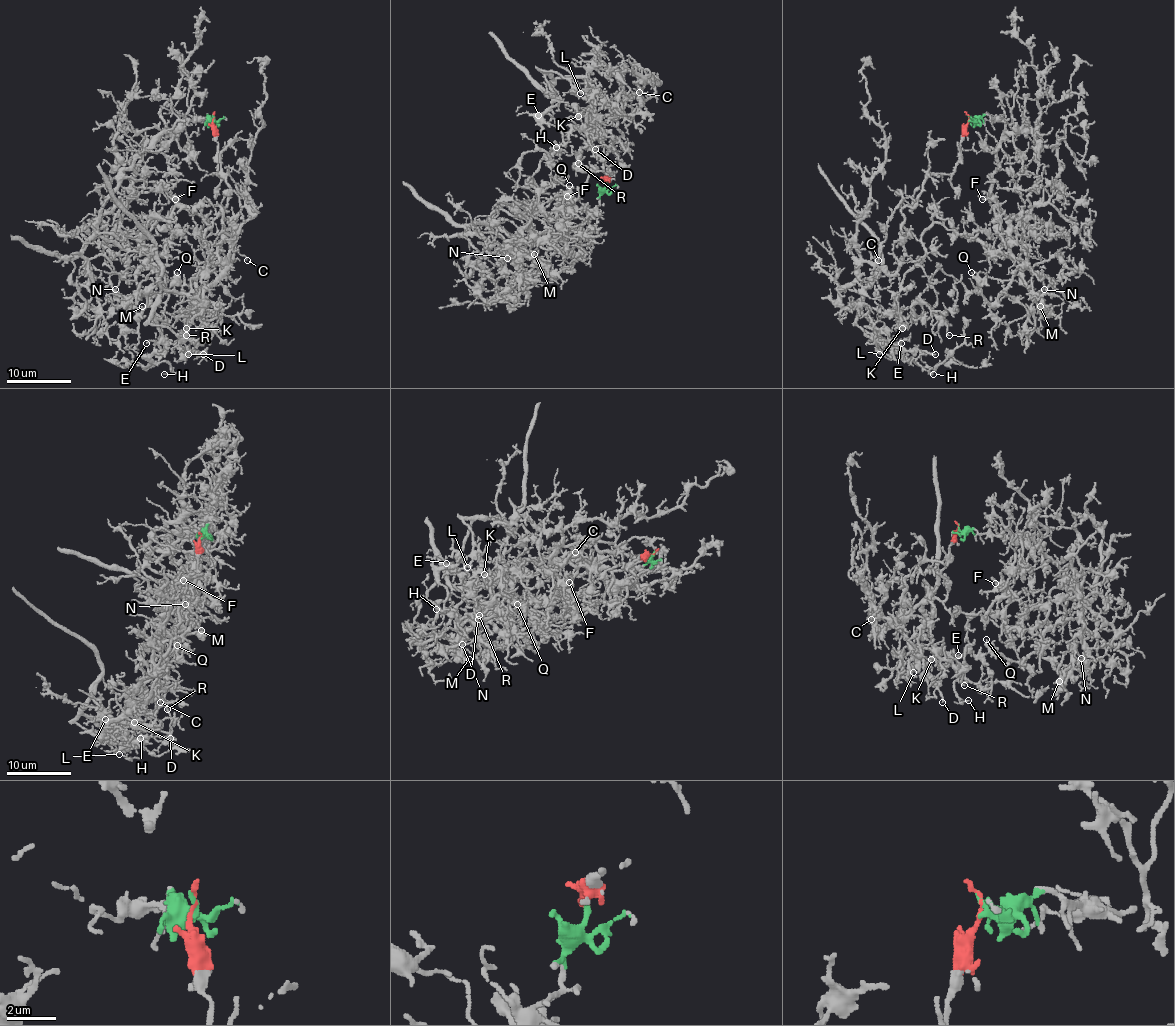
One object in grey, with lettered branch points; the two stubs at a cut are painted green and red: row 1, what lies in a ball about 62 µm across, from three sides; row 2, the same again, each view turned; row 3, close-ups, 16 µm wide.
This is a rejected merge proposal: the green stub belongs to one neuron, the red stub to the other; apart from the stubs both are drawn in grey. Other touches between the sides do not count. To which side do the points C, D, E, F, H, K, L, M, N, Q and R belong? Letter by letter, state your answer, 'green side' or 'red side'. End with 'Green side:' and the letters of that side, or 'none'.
C: red side
D: red side
E: red side
F: green side
H: red side
K: red side
L: red side
M: green side
N: green side
Q: green side
R: red side
Green side: F, M, N, Q

